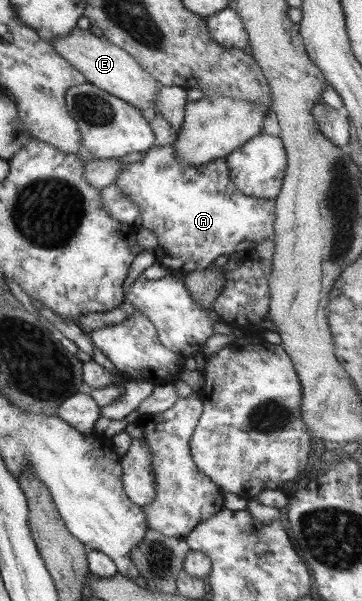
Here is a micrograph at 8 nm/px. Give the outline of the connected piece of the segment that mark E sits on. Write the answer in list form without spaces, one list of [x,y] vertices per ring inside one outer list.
[[[77,27],[71,33],[65,33],[63,37],[49,36],[49,42],[53,44],[57,54],[69,61],[69,64],[85,76],[87,82],[130,103],[146,114],[152,111],[151,107],[155,105],[160,83],[149,72],[141,68],[132,55],[107,40],[105,36],[98,37],[89,30]]]

